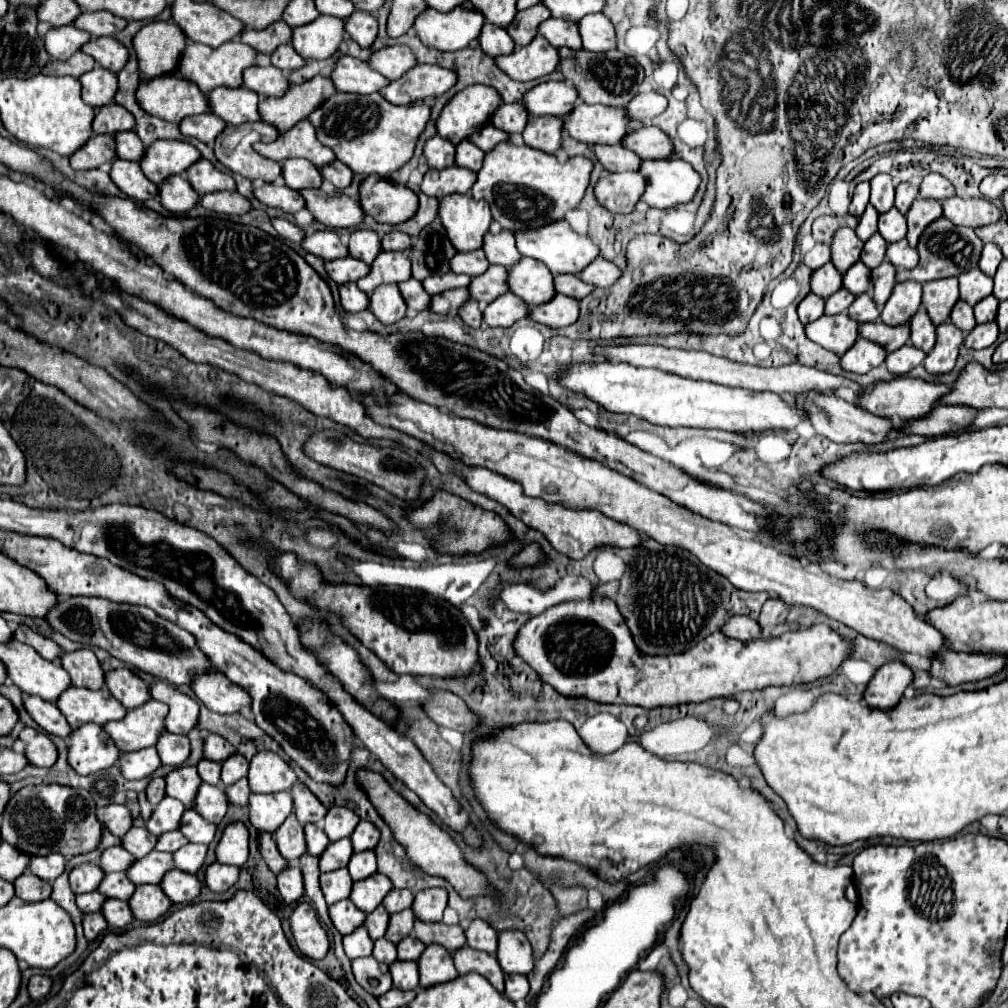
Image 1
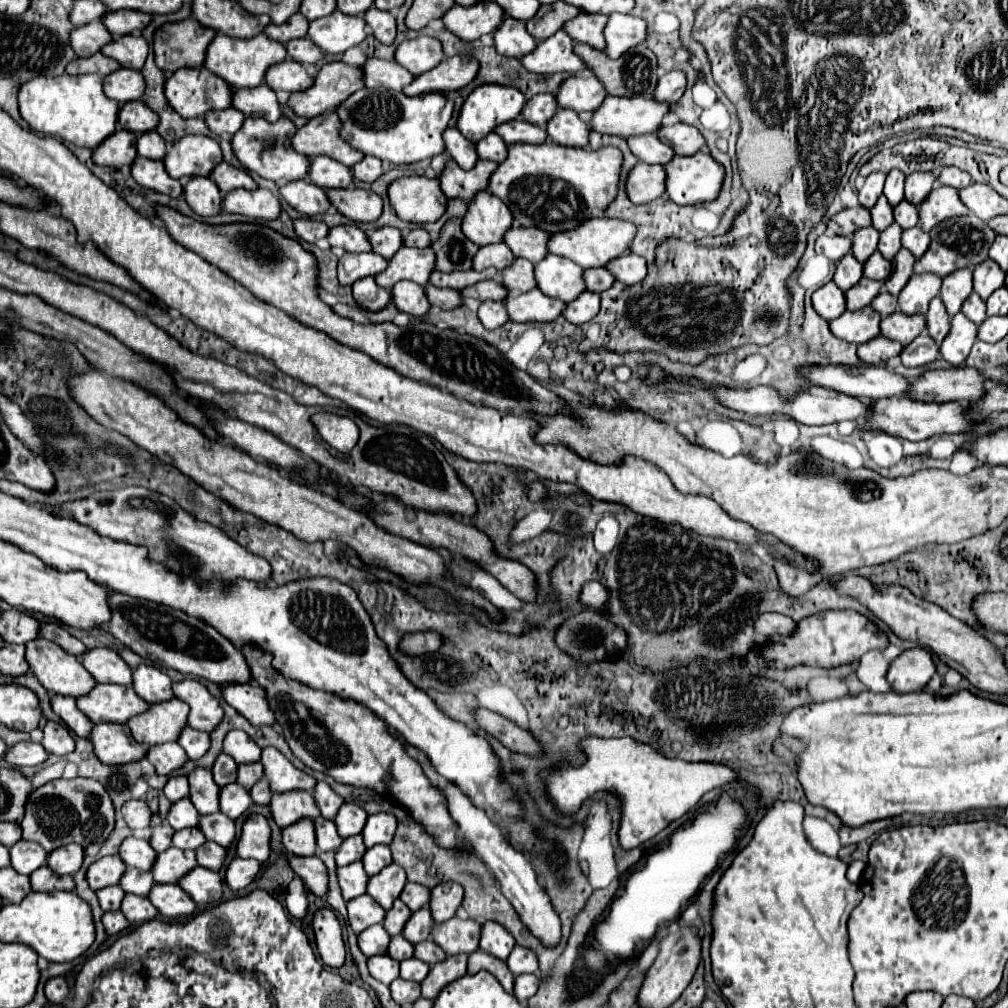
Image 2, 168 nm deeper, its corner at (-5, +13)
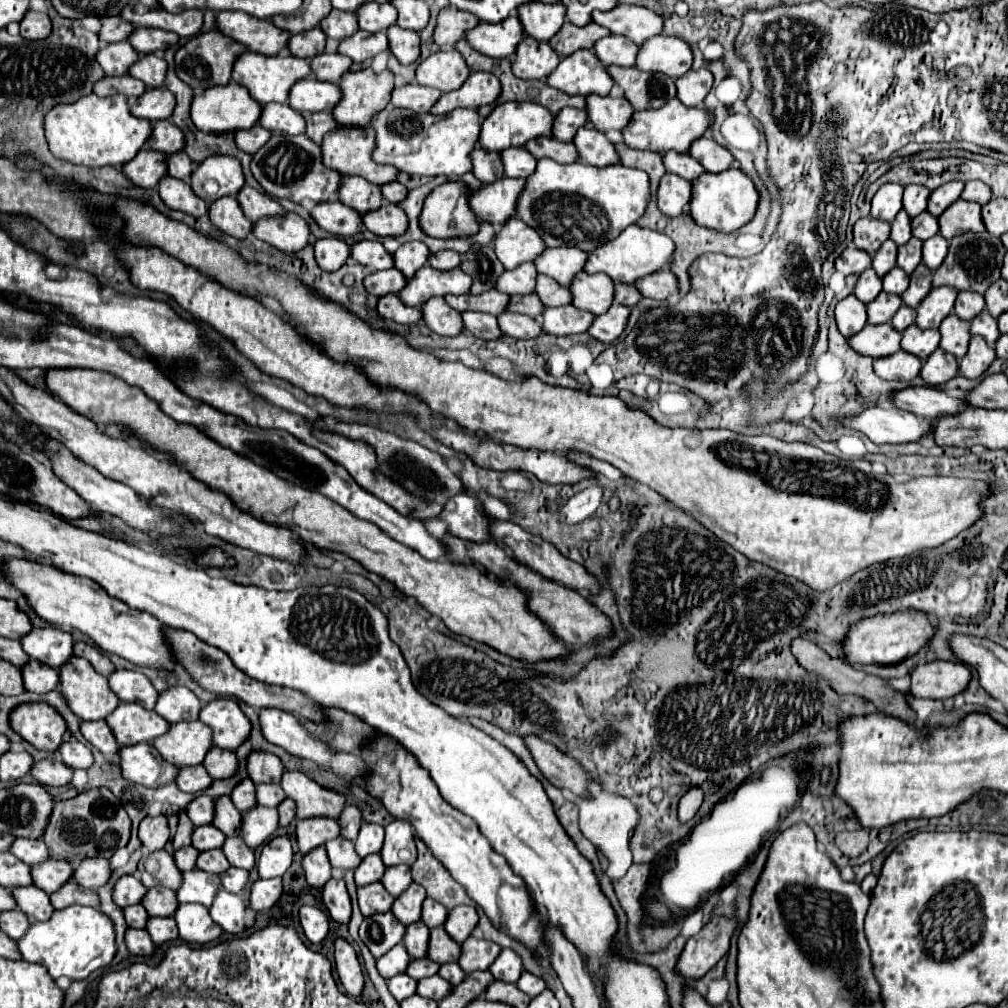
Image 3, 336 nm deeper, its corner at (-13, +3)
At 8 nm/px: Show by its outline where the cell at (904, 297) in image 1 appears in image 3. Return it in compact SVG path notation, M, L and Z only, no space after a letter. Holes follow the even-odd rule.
M933 287L917 307L917 327L937 329L939 323L953 311L957 291L953 287Z

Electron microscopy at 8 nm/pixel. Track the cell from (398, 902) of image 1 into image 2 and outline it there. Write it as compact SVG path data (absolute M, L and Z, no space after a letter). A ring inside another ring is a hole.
M407 883L403 893L401 893L401 901L411 909L411 911L417 911L421 907L425 907L429 903L429 895L431 895L431 889L427 889L425 885L419 885L419 883Z

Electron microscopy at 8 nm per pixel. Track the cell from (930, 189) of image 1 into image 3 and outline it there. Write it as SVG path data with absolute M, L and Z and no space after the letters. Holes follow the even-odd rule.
M967 181L965 189L961 193L961 199L975 201L975 203L981 203L981 205L987 203L989 197L991 197L991 189L985 183L981 183L981 181Z

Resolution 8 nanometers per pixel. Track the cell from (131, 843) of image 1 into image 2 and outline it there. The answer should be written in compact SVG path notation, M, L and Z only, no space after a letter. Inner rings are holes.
M161 825L161 827L155 827L153 829L153 837L151 837L151 845L153 845L153 849L157 851L157 853L161 853L161 851L165 851L165 849L169 849L171 847L171 839L173 839L173 829L169 827L169 825Z

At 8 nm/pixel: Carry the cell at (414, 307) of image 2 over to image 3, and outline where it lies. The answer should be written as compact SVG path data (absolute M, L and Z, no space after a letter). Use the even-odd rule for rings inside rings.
M433 297L427 299L421 305L421 313L423 313L423 323L437 335L459 335L461 333L461 317L457 311L453 311L443 297Z

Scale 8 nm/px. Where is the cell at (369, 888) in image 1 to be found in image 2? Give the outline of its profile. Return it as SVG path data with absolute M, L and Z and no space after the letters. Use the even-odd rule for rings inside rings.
M389 865L385 867L379 875L369 879L369 887L367 893L383 907L383 909L391 909L393 901L401 895L403 887L407 883L407 875L399 865Z

